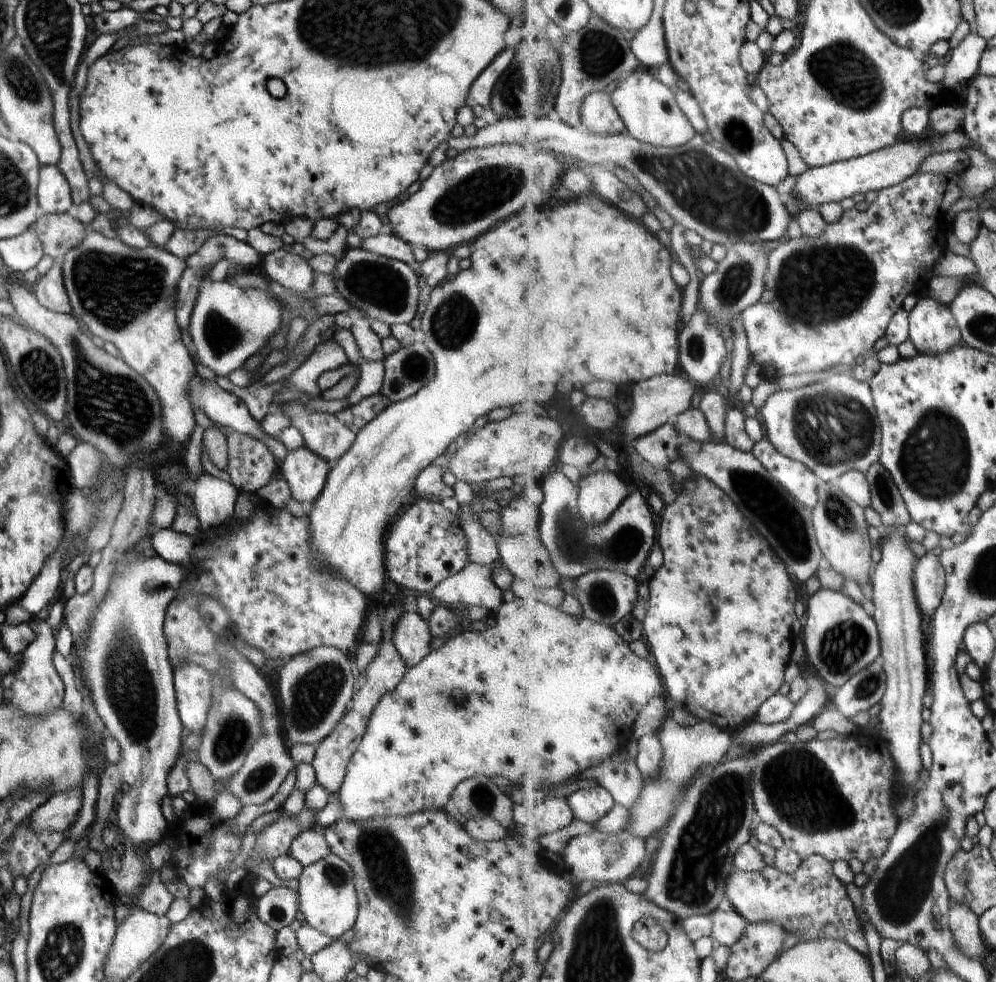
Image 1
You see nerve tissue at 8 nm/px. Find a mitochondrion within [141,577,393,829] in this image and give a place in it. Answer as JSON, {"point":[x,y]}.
{"point":[309,700]}

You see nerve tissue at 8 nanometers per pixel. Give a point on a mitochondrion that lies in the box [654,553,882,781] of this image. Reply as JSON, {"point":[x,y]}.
{"point":[842,645]}

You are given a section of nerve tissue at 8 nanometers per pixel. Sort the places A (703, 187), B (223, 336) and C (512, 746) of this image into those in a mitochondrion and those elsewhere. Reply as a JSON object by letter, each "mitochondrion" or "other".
{"A":"mitochondrion","B":"mitochondrion","C":"other"}

